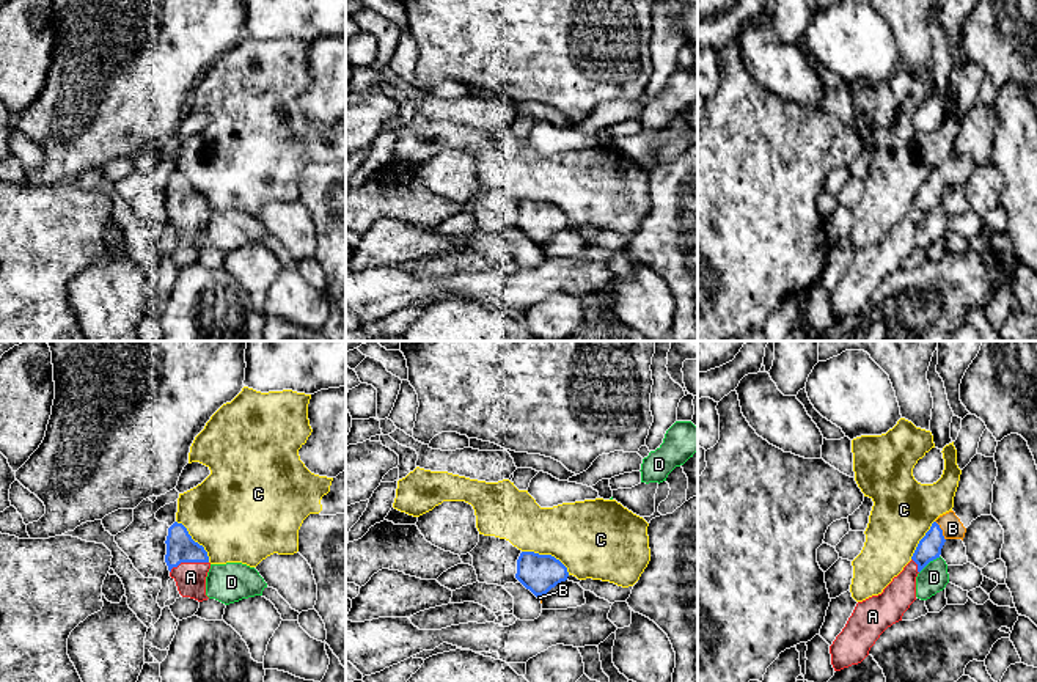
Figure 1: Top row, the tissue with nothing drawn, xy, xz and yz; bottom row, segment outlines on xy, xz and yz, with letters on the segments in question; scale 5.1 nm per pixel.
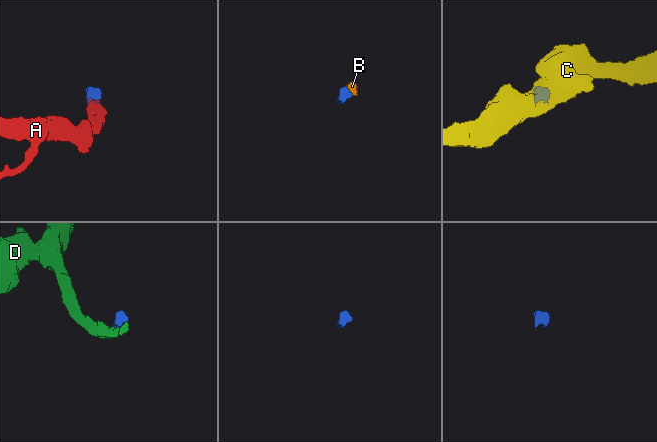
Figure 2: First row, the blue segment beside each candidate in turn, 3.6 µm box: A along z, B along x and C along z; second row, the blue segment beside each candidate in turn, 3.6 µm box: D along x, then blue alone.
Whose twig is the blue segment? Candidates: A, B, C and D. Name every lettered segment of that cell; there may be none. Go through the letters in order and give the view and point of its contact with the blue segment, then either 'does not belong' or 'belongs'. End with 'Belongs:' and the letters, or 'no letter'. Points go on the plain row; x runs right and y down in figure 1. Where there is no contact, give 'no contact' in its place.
A: xy (187, 209) | belongs
B: yz (941, 178) | belongs
C: xz (547, 203) | does not belong
D: yz (929, 209) | does not belong
Belongs: A, B

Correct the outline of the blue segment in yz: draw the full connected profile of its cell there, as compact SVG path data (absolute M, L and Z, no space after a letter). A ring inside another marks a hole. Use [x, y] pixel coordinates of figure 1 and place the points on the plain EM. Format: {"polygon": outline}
{"polygon": "M976 102L962 118L954 156L940 163L919 189L911 209L881 242L858 250L842 280L830 294L831 313L841 319L861 311L880 283L902 269L916 248L916 225L940 206L947 187L965 185L966 176L980 163L991 163L993 132L998 124L995 105Z"}

